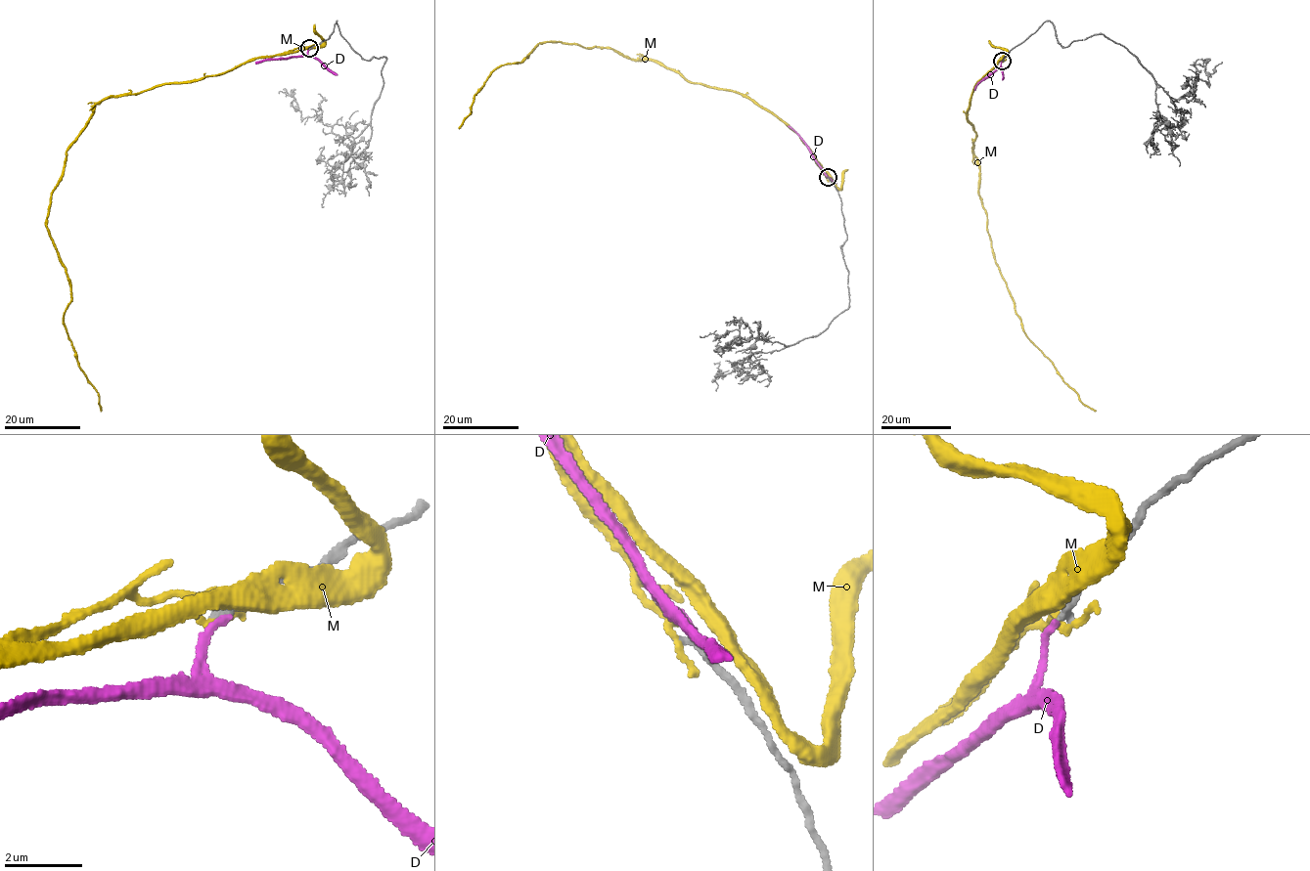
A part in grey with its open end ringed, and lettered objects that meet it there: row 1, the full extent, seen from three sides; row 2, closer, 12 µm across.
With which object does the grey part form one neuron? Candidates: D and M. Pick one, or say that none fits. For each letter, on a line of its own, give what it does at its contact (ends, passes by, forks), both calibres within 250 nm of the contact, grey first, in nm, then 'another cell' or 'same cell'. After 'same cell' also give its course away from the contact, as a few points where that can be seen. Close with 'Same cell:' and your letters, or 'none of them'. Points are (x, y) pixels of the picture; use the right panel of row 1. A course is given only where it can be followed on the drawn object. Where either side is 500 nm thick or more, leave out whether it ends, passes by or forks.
D: it ends; calibres 200 and 170 nm; same cell; course (1003, 61), (974, 89)
M: it ends; calibres 200 and 220 nm; another cell
Same cell: D

